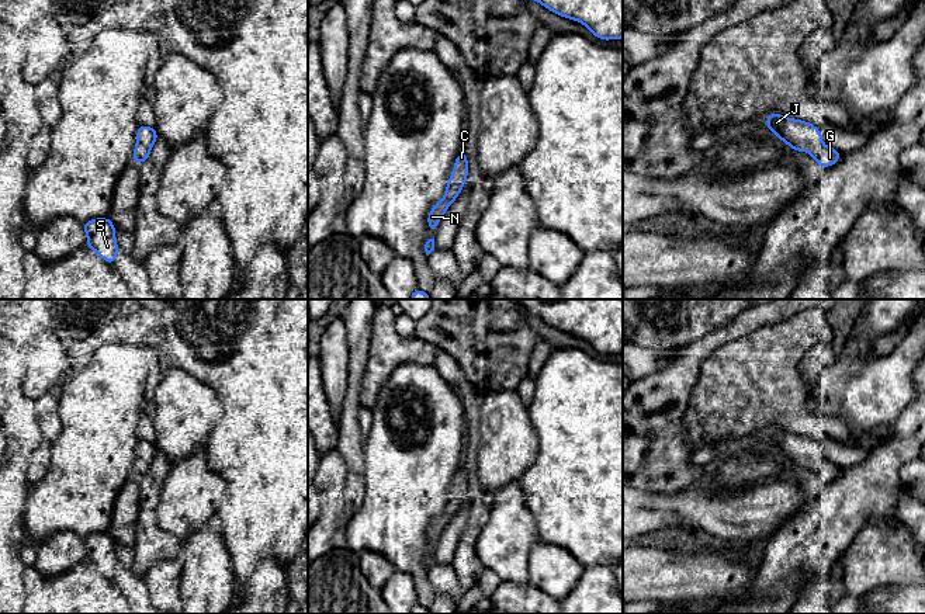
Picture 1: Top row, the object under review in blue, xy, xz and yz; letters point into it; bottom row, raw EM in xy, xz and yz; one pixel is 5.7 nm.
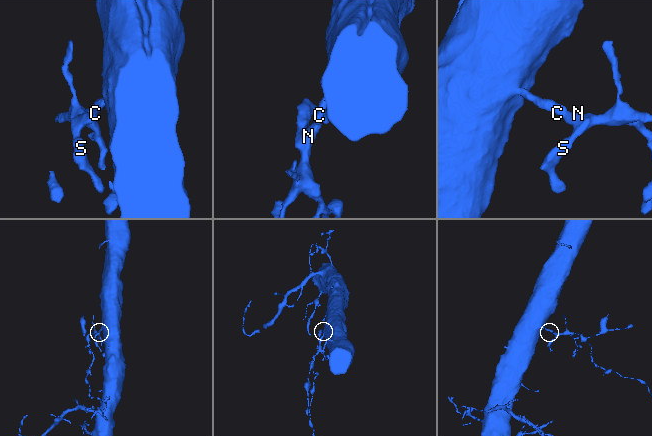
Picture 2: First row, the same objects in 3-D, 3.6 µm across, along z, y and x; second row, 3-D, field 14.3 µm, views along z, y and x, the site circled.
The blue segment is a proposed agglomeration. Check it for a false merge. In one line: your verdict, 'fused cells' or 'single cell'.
single cell

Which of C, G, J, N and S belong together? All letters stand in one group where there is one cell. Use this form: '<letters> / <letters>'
C G J N S

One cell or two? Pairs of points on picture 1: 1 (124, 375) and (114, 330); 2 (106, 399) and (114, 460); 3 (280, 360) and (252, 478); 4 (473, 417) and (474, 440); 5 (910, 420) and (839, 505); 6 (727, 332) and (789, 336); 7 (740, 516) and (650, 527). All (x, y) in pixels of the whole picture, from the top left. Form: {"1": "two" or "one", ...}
{"1": "two", "2": "one", "3": "one", "4": "one", "5": "one", "6": "two", "7": "one"}

